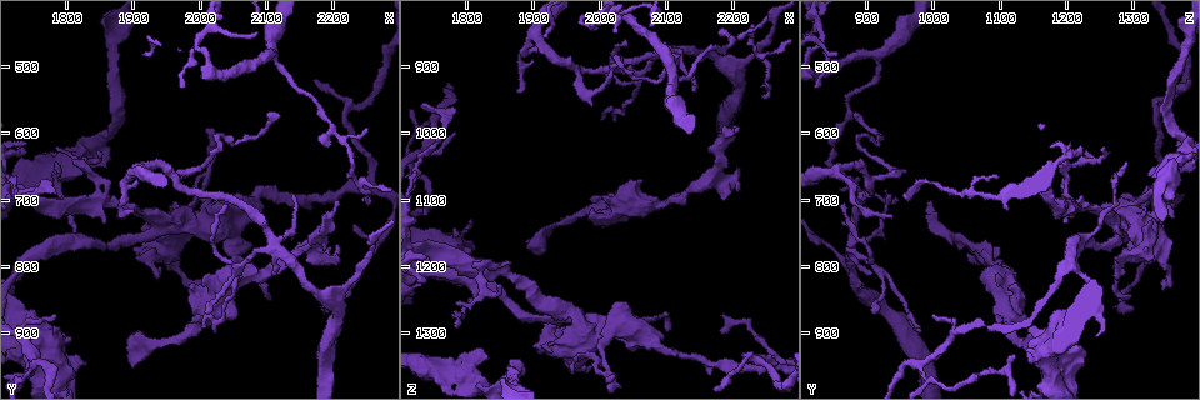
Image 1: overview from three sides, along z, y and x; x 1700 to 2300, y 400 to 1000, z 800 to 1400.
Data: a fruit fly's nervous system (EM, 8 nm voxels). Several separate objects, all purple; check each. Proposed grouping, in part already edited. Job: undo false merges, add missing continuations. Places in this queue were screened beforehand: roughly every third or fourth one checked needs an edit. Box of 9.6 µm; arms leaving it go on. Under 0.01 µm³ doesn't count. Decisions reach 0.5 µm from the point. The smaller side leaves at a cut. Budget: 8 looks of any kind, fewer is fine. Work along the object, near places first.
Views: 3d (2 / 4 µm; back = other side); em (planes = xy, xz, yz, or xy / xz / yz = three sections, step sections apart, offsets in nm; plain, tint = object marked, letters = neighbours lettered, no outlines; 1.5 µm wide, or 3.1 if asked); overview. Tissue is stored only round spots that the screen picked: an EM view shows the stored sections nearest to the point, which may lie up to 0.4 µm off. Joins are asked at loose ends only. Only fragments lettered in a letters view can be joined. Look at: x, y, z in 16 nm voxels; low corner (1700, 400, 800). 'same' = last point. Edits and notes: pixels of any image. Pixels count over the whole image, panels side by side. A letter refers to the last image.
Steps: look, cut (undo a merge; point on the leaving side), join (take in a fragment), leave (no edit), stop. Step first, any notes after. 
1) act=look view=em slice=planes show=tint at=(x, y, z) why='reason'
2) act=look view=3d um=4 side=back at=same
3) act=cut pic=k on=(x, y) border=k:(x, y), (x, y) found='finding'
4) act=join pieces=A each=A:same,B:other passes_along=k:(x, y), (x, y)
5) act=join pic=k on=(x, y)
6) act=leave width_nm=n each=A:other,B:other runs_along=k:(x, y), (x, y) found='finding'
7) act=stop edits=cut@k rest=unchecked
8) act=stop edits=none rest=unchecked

act=look view=3d um=2 at=(2010, 890, 980) why='an open end'

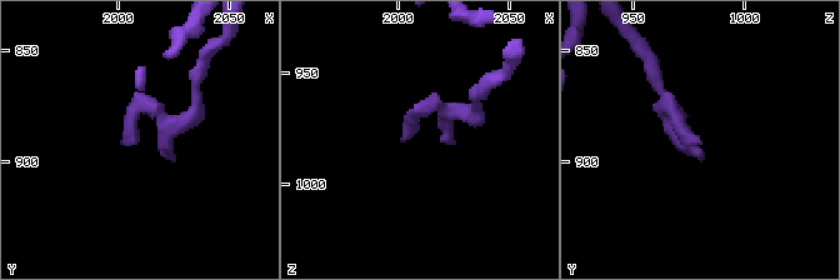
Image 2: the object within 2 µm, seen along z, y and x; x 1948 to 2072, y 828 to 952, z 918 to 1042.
act=look view=em slice=planes show=letters at=(2008, 891, 979) why='need the tissue'

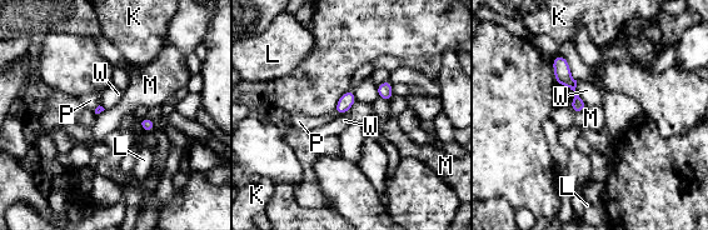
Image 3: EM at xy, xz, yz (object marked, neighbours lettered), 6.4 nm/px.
act=leave each=K:other,L:other,M:other,P:other,W:other runs_along=3:(558, 59), (578, 109) found='no lettered fragment goes on from it'

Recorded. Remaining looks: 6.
act=look view=3d um=4 at=(1880, 730, 935) why='tapers out'

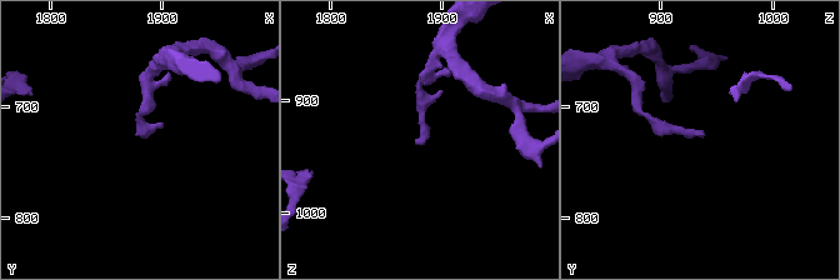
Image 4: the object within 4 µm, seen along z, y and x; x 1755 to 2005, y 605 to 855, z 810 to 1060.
act=look view=em slice=xz step=8 show=tint at=(1880, 724, 940)

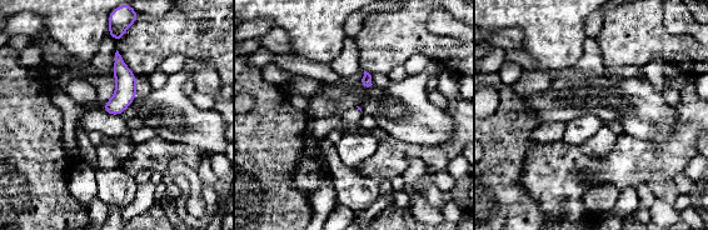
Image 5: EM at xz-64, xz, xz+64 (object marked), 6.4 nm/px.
act=look view=em slice=planes show=letters at=same

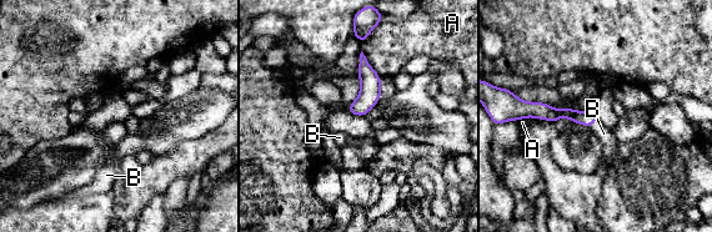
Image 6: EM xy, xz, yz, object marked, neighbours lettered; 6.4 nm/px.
act=join pieces=B each=A:other,B:same passes_along=6:(587, 119), (593, 122), (603, 134) found='it goes on there'

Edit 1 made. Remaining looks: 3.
act=stop edits=join@6 rest=unchecked

